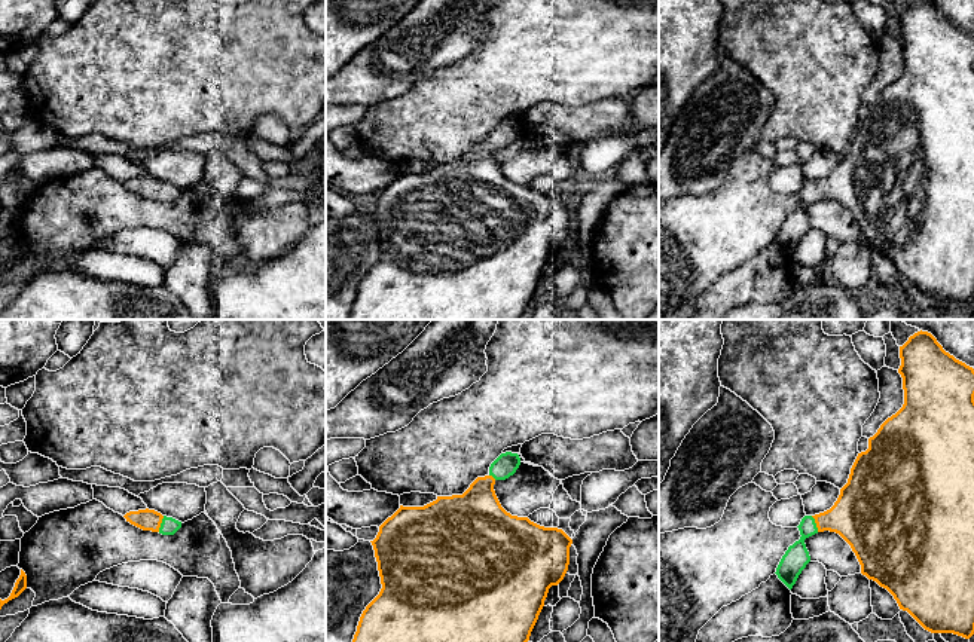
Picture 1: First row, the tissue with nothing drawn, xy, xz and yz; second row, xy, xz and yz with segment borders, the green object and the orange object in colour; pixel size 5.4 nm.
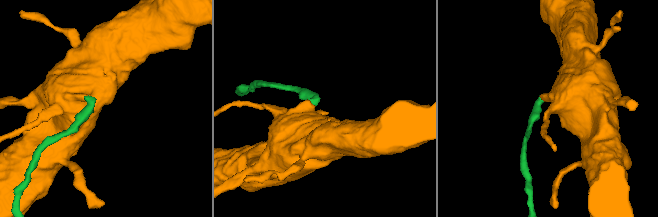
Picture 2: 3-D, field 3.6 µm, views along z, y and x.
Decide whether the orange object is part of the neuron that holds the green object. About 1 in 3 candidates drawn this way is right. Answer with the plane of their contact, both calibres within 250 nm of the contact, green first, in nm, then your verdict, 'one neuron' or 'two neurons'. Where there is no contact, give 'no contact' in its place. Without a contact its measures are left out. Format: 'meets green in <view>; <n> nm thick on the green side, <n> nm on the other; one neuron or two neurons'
meets green in xy; 90 nm thick on the green side, 110 nm on the other; one neuron

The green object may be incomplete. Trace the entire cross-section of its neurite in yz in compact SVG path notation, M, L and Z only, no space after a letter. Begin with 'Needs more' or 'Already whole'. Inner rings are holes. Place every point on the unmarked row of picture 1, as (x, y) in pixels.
Needs more. M915 0L910 3L900 13L900 25L898 40L903 45L904 56L903 74L888 85L877 100L868 106L868 116L858 120L848 150L840 156L834 172L824 180L802 186L797 193L802 204L788 214L775 241L791 257L802 238L810 229L804 207L824 198L836 199L851 213L861 232L861 241L886 256L897 268L900 276L907 278L925 297L931 300L953 300L970 306L974 302L974 36L946 19L931 0Z

